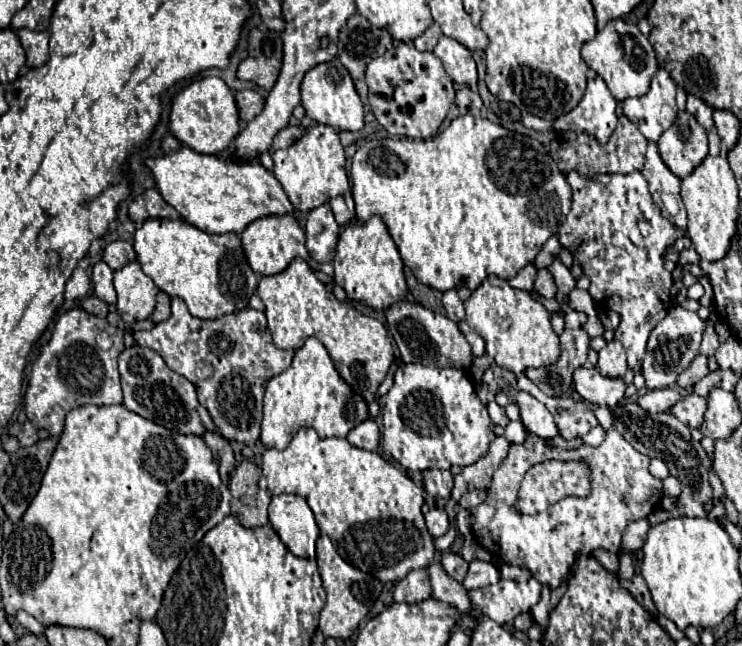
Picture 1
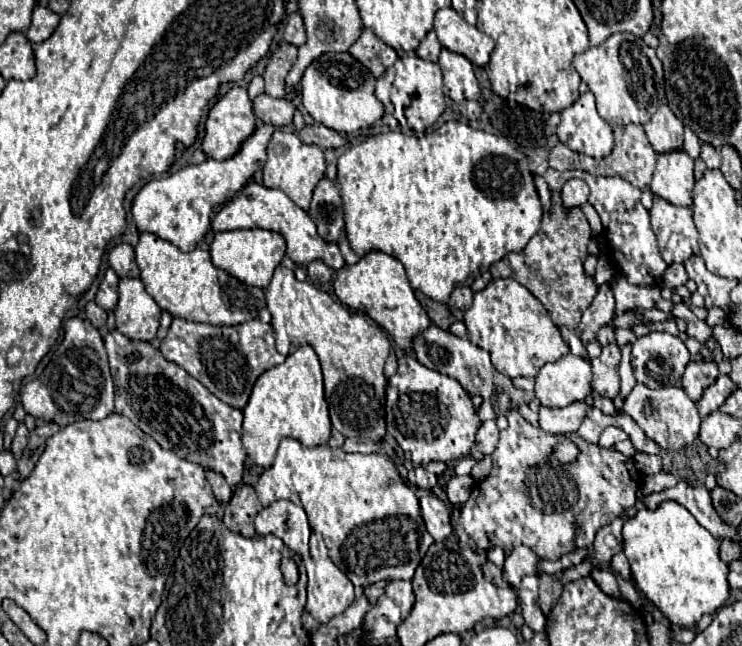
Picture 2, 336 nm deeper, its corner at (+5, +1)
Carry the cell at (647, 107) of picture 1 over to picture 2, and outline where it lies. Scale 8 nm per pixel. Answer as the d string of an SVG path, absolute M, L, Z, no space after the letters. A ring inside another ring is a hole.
M661 104L659 110L643 124L649 144L655 152L667 152L683 144L683 122L671 112L667 104Z

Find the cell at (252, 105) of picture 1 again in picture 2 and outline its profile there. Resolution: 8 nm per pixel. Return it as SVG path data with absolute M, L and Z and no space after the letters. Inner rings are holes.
M259 94L253 100L253 112L263 122L271 122L275 126L287 126L293 120L295 106L285 98L273 98L269 94Z

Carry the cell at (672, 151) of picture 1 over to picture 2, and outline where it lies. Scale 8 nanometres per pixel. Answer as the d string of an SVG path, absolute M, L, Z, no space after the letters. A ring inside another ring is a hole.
M683 148L657 154L657 168L651 180L653 194L677 206L691 206L691 184L695 184L693 158Z

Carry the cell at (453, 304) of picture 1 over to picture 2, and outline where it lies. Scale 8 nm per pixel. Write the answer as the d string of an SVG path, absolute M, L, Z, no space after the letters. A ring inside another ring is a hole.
M459 286L459 288L455 288L453 292L451 292L451 298L449 298L449 306L451 308L457 308L457 310L467 310L469 306L471 306L471 300L473 300L473 292L471 292L471 288L467 288L467 286Z

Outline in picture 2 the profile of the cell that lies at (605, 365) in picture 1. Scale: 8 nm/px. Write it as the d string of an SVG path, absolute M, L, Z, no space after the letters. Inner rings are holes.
M615 342L603 346L601 356L591 360L593 390L611 400L619 394L619 376L617 376L619 362L621 362L621 350Z

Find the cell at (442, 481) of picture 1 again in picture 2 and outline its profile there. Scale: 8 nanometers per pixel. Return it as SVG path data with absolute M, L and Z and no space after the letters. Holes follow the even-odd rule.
M420 466L416 468L414 471L416 477L414 485L417 486L417 488L431 490L433 487L437 485L437 475L429 472L429 470L426 470L425 467Z

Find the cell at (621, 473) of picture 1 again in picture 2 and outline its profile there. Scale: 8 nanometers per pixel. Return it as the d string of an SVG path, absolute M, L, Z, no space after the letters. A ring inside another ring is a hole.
M517 410L507 412L509 428L501 430L499 446L491 454L493 468L491 474L477 482L469 500L459 506L455 514L455 532L463 546L477 546L483 550L491 550L501 546L505 554L509 554L515 544L525 544L533 552L537 552L543 560L559 560L565 554L571 554L579 548L591 548L595 532L609 524L611 520L619 518L625 510L633 508L637 500L637 488L641 486L641 476L633 464L633 460L613 448L599 448L597 444L589 444L579 436L551 436L545 434L541 428L529 424ZM559 440L573 440L581 454L575 464L559 464L551 460L551 448Z

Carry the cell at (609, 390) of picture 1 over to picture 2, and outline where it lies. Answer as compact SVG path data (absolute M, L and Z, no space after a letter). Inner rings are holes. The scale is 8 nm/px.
M575 354L545 364L535 376L535 396L543 406L563 408L573 402L583 402L591 390L589 358Z

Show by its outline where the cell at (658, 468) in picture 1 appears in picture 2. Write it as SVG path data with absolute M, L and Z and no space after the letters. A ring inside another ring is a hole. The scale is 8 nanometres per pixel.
M607 426L607 428L605 428L605 432L601 434L601 438L607 438L607 440L611 440L611 442L615 444L615 442L627 440L629 436L627 436L627 434L625 434L621 428L617 428L617 426Z

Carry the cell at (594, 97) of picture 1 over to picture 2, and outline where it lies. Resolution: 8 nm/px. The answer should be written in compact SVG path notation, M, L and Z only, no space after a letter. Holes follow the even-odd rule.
M591 92L581 94L575 104L561 112L557 136L571 150L597 160L613 148L613 130L597 114L595 96Z

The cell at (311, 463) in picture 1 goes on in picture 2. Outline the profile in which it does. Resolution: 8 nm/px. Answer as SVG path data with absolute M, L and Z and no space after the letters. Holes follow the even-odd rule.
M285 438L279 444L273 466L259 476L254 488L263 507L280 499L291 500L303 506L311 520L311 528L323 536L331 552L331 560L335 560L335 564L347 572L347 578L355 586L365 588L383 578L411 580L421 558L433 544L433 538L425 530L415 492L401 482L387 454L349 454L343 448L329 446L307 448L293 438Z

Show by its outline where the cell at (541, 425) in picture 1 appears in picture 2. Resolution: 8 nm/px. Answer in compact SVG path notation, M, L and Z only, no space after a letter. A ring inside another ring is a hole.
M569 404L567 408L539 408L539 428L547 434L569 434L577 432L579 424L583 422L583 416L587 414L587 404Z

